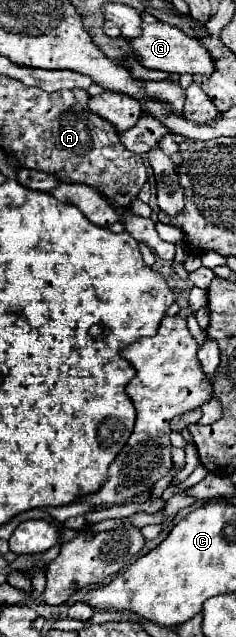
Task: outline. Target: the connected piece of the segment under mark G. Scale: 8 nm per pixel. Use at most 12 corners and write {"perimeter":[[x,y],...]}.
{"perimeter":[[142,24],[130,46],[148,70],[212,74],[196,38],[170,24]]}

